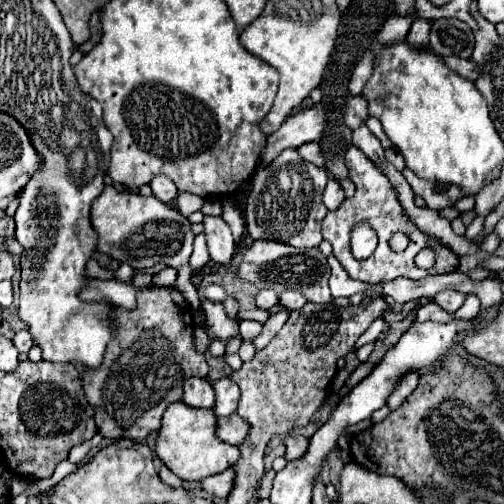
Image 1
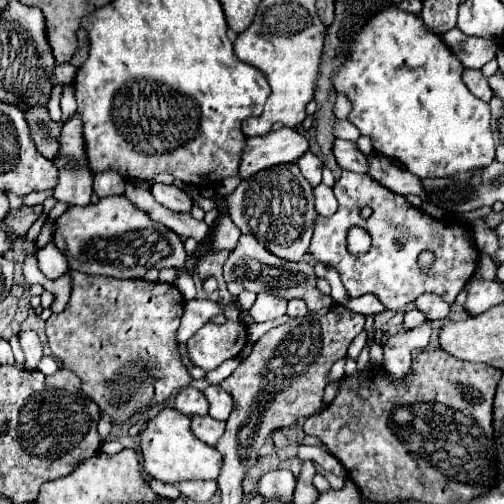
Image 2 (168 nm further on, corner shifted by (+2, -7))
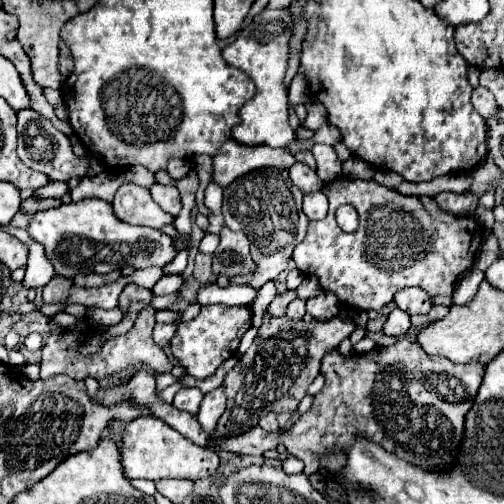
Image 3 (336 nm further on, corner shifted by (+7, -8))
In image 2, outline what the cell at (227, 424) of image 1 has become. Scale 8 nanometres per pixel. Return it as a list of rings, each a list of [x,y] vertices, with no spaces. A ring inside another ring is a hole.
[[[191,415],[191,431],[197,439],[201,439],[207,445],[215,445],[219,437],[225,431],[223,421],[215,421],[209,415]]]

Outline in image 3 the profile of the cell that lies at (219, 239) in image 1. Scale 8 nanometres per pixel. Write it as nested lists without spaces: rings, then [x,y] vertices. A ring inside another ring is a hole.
[[[122,184],[112,200],[114,204],[114,212],[116,216],[120,216],[120,220],[128,222],[128,224],[138,224],[138,226],[150,226],[150,228],[162,228],[166,224],[174,226],[174,216],[170,216],[168,212],[164,212],[150,196],[150,190],[138,184]]]

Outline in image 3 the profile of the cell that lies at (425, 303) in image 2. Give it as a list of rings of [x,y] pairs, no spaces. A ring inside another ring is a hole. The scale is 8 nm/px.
[[[404,288],[394,296],[394,304],[406,314],[428,314],[432,304],[432,296],[420,288]]]

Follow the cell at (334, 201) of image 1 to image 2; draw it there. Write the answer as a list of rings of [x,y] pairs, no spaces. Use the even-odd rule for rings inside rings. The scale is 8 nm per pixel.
[[[321,183],[321,185],[317,185],[313,189],[313,195],[315,195],[315,209],[317,209],[319,215],[329,217],[329,215],[333,215],[337,211],[337,199],[335,199],[331,187]]]

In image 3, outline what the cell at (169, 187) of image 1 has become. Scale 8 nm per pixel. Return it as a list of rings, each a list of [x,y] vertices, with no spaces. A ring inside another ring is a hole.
[[[156,182],[156,184],[150,188],[150,192],[152,192],[152,198],[156,200],[156,204],[158,204],[164,212],[168,212],[168,214],[172,214],[172,216],[178,216],[178,214],[180,214],[180,210],[182,210],[182,200],[180,200],[178,188],[174,188],[174,186],[162,186],[162,184]]]

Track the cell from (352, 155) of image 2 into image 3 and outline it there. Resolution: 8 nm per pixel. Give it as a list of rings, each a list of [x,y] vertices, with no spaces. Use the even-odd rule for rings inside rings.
[[[314,144],[312,154],[318,164],[318,176],[324,182],[332,182],[342,174],[342,162],[336,156],[336,150],[328,144]]]

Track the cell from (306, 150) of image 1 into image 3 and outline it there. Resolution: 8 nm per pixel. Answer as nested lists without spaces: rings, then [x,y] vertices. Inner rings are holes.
[[[296,162],[292,168],[290,168],[290,180],[304,192],[316,192],[316,190],[322,190],[324,188],[324,182],[318,178],[318,174],[308,168],[306,164],[302,162]]]

